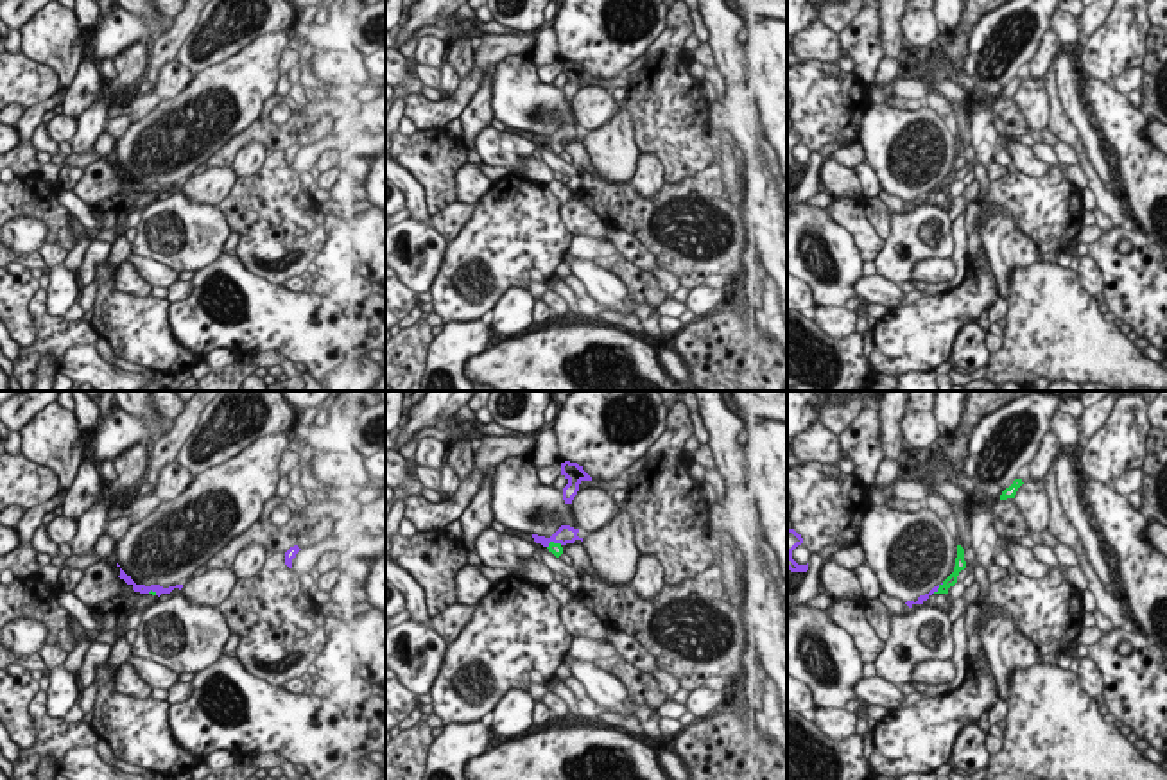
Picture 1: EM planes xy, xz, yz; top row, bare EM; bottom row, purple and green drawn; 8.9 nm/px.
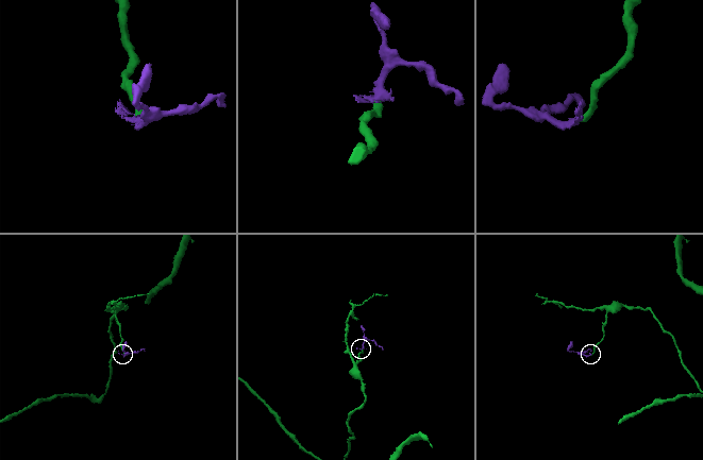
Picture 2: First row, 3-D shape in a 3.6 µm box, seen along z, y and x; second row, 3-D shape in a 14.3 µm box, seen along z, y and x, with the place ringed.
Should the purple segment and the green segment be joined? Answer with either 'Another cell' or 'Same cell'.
Same cell

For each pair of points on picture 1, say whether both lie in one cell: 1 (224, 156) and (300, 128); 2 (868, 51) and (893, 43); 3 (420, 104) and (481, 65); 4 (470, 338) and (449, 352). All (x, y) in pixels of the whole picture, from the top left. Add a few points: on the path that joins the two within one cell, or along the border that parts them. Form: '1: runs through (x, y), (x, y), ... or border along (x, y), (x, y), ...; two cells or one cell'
1: runs through (242, 138), (250, 135), (282, 135); one cell
2: border along (879, 18), (886, 54); two cells
3: runs through (438, 108), (449, 108), (472, 83); one cell
4: runs through (465, 339), (454, 346); one cell

